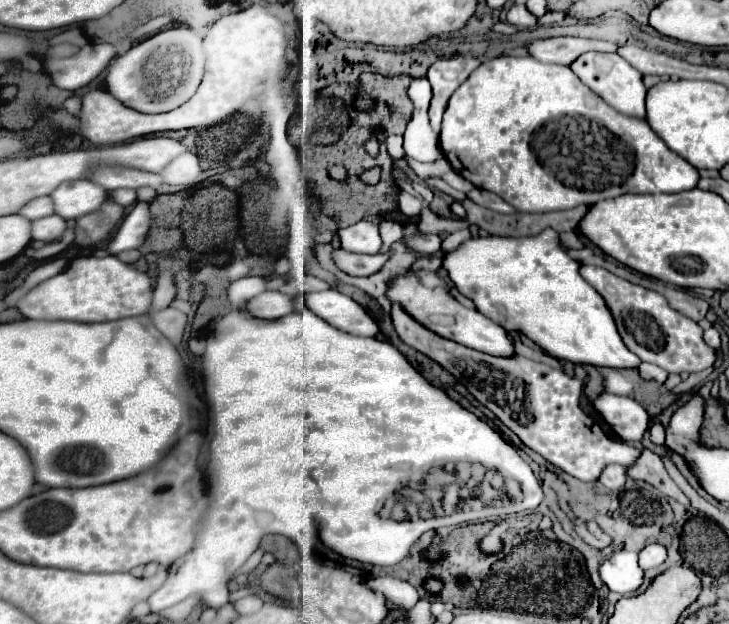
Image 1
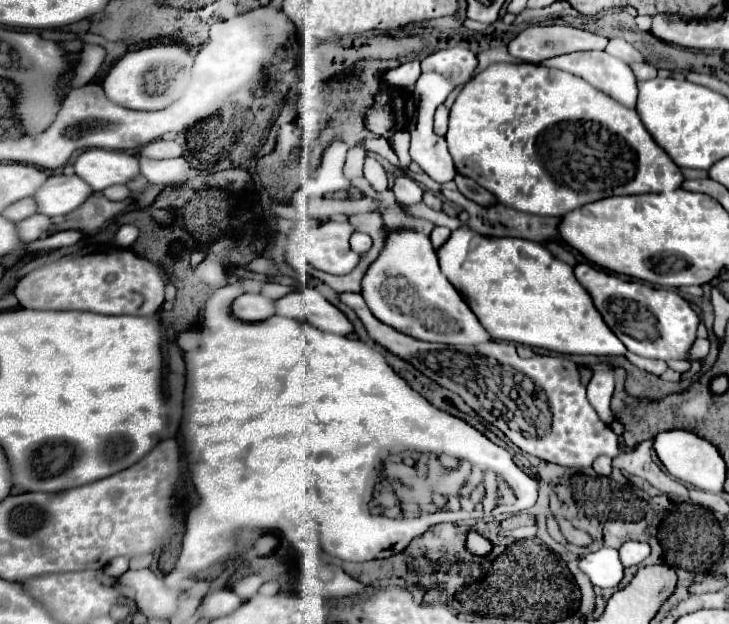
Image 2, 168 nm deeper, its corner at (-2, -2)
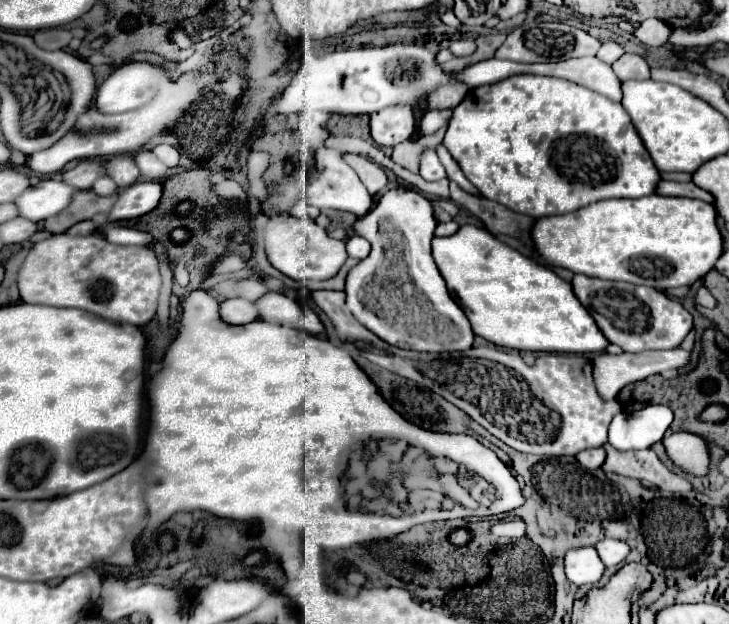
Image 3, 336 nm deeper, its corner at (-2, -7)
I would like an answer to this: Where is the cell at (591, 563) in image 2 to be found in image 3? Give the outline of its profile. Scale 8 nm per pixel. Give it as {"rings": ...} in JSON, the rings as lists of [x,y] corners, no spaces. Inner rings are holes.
{"rings":[[[573,547],[565,553],[565,575],[575,585],[593,585],[605,571],[593,547]]]}

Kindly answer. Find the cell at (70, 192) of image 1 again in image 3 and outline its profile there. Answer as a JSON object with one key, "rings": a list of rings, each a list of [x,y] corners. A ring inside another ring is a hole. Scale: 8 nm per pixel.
{"rings":[[[43,179],[35,187],[23,191],[23,195],[15,199],[15,205],[19,207],[21,217],[41,223],[61,213],[69,205],[73,193],[75,189],[59,179]]]}

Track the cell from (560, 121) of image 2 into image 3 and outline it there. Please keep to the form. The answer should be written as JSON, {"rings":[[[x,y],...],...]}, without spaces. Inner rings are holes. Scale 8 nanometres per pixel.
{"rings":[[[515,75],[509,79],[503,79],[499,83],[493,85],[485,85],[485,87],[477,87],[473,91],[469,91],[465,95],[465,99],[453,109],[453,119],[449,123],[449,129],[445,133],[443,145],[447,147],[447,151],[451,153],[451,157],[459,163],[461,171],[465,173],[465,177],[477,187],[477,191],[491,199],[497,201],[517,213],[525,213],[529,217],[547,217],[547,215],[565,215],[565,213],[573,213],[581,207],[587,207],[595,201],[603,201],[603,199],[613,199],[613,197],[645,197],[655,193],[655,187],[659,183],[659,171],[655,169],[647,149],[641,143],[641,137],[637,135],[631,117],[627,115],[627,111],[623,109],[621,103],[615,103],[587,87],[575,85],[571,81],[563,81],[563,79],[555,79],[555,77],[539,77],[539,75]]]}

